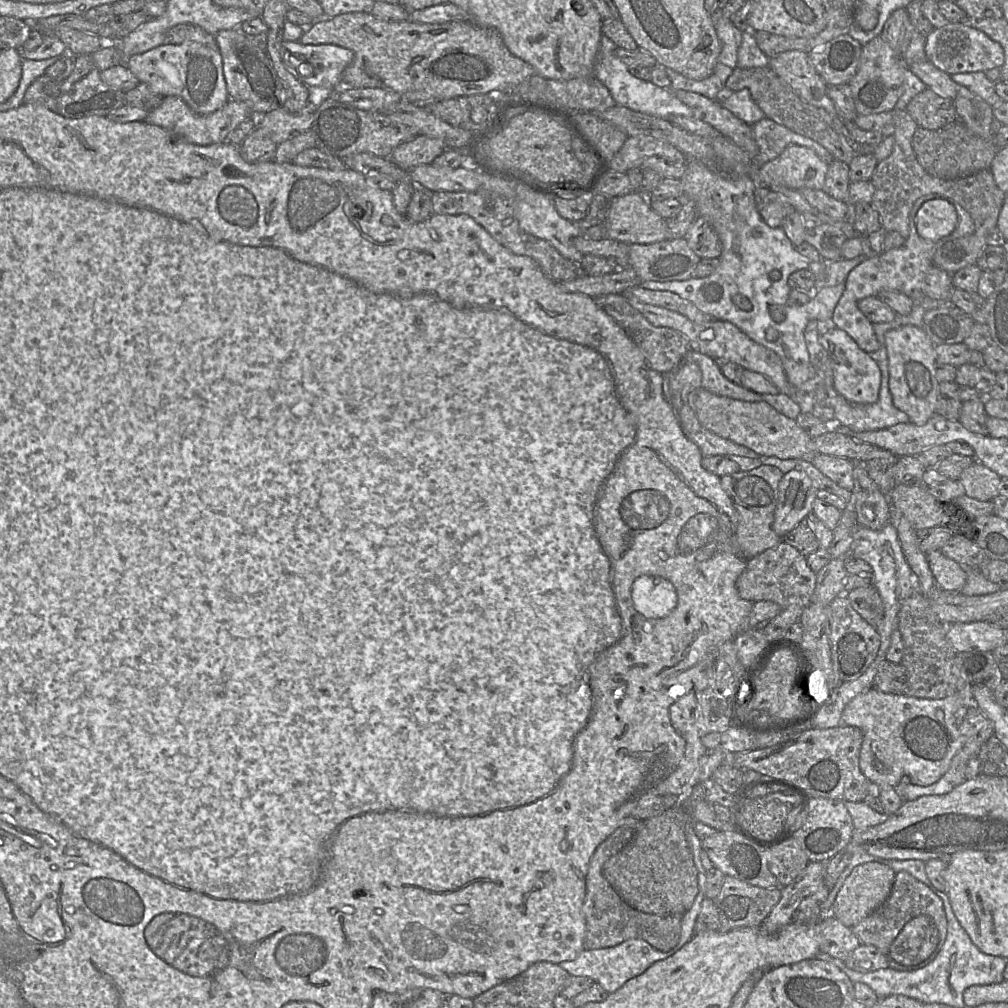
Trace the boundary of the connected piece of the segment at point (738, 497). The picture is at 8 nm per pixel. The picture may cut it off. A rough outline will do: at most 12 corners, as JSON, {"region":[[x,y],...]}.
{"region":[[761,464],[720,478],[749,560],[782,541],[772,529],[783,473]]}

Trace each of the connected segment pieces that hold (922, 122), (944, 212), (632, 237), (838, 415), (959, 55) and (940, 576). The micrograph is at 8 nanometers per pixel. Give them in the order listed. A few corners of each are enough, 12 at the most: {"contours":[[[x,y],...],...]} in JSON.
{"contours":[[[929,87],[906,112],[918,127],[937,130],[957,120],[954,105]],[[940,197],[915,216],[919,235],[946,242],[957,222],[955,208]],[[639,192],[611,199],[607,237],[669,239],[666,219]],[[885,339],[879,398],[873,404],[847,401],[835,389],[830,407],[835,422],[852,432],[909,423],[889,391]],[[968,23],[926,36],[930,62],[949,75],[1001,68],[1003,47]],[[941,550],[926,556],[937,588],[960,592],[966,568]]]}

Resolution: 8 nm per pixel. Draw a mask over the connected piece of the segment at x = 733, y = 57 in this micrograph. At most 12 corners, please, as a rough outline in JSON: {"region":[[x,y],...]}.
{"region":[[716,8],[718,62],[734,69],[743,32]]}

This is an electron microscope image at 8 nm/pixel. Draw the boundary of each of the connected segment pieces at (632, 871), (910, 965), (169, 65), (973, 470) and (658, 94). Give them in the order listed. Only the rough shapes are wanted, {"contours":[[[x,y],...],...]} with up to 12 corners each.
{"contours":[[[698,783],[643,820],[603,875],[633,908],[685,915],[698,870],[685,827]],[[901,871],[887,900],[850,928],[912,971],[946,940],[943,901]],[[163,44],[126,66],[194,113],[230,99],[219,48]],[[978,461],[959,479],[965,495],[992,501],[1002,478]],[[603,34],[593,75],[616,105],[694,117],[669,88],[632,75]]]}

